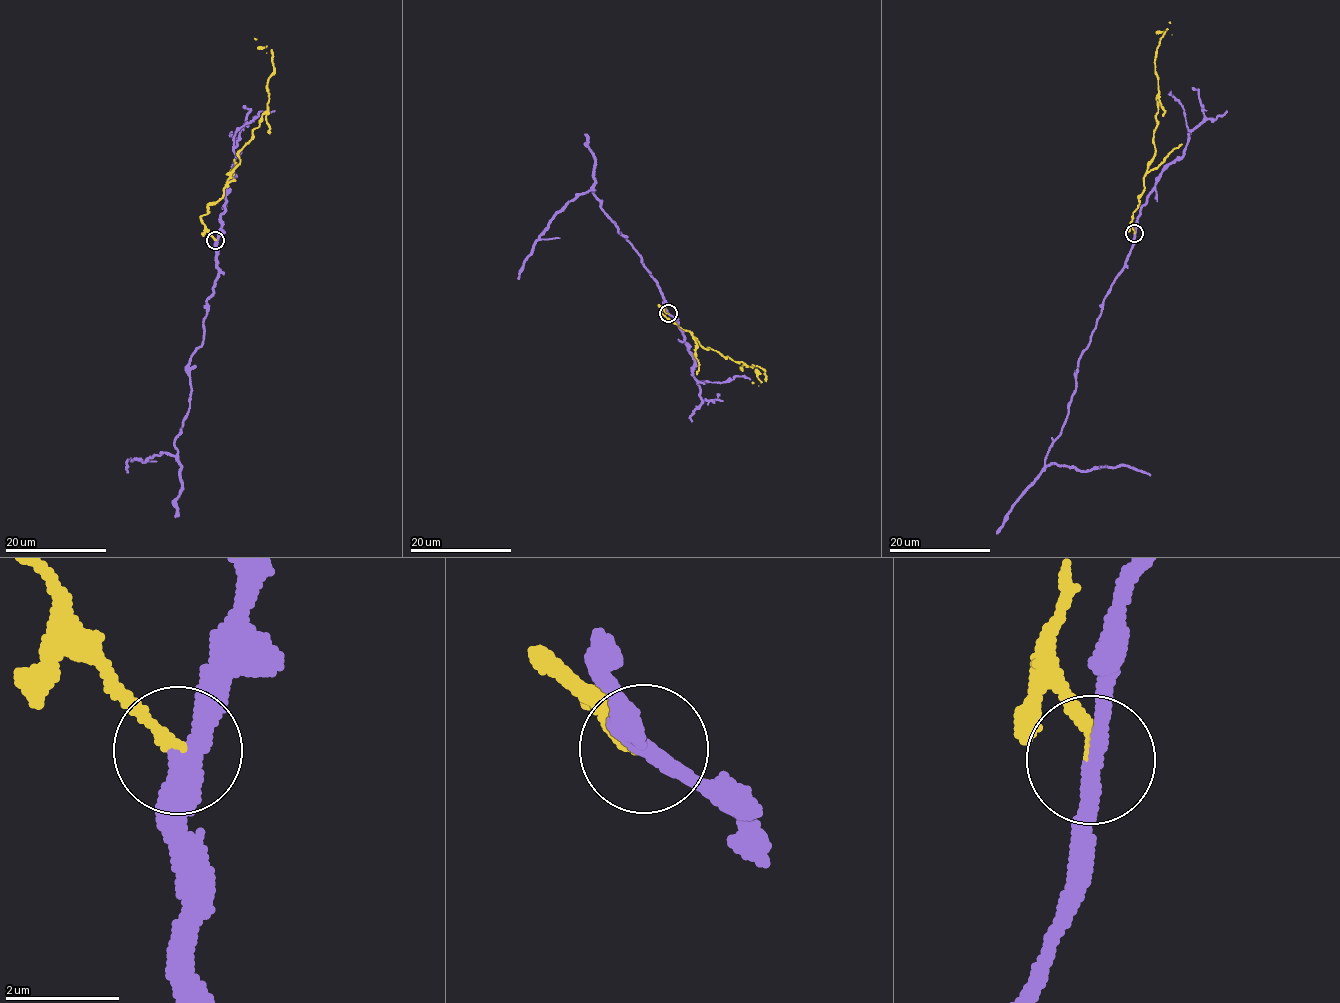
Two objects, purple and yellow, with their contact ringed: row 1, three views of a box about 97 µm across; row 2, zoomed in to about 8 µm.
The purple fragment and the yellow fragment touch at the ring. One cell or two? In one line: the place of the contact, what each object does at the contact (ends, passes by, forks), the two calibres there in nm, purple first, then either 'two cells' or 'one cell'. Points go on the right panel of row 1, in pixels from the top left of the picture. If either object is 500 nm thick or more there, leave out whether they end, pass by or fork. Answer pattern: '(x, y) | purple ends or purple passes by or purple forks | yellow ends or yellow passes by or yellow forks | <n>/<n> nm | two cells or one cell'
(1134, 233) | purple passes by | yellow ends | 320/180 nm | two cells

